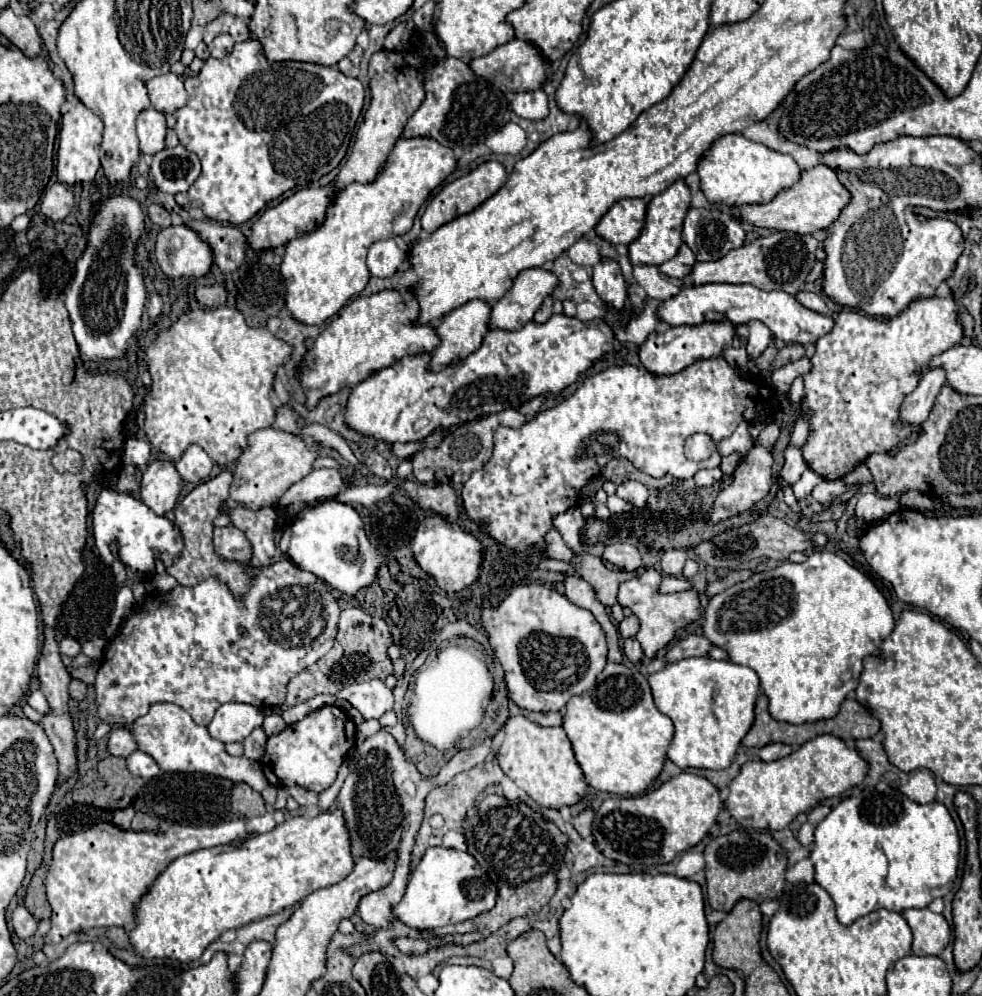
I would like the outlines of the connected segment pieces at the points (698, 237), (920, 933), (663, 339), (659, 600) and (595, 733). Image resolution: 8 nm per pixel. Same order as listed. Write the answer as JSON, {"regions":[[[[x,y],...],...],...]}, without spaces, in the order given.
{"regions":[[[[689,208],[683,222],[683,242],[695,252],[699,262],[713,262],[723,258],[733,248],[743,246],[745,230],[741,220],[735,218],[731,212],[709,210],[709,208]]],[[[929,908],[905,910],[903,918],[913,930],[913,954],[939,956],[949,944],[951,930],[943,914],[933,914]]],[[[727,320],[719,322],[703,322],[699,326],[675,326],[663,332],[651,332],[639,350],[641,364],[653,374],[677,374],[691,366],[699,358],[715,358],[721,356],[727,344],[733,342],[735,326]]],[[[653,568],[645,570],[641,576],[625,582],[619,586],[619,604],[623,607],[631,608],[633,614],[639,618],[639,632],[635,638],[639,640],[643,652],[647,658],[655,658],[667,644],[675,638],[675,632],[695,620],[699,620],[701,610],[699,610],[699,594],[695,590],[685,590],[685,592],[674,594],[661,594],[659,592],[661,584],[661,574]]],[[[607,662],[605,670],[599,674],[599,680],[593,688],[585,690],[583,694],[577,694],[567,702],[563,714],[563,730],[567,732],[573,744],[575,758],[585,772],[587,784],[599,792],[609,792],[615,796],[641,794],[657,780],[667,760],[667,748],[675,734],[671,718],[661,714],[653,704],[647,678],[639,670],[615,662]]]]}

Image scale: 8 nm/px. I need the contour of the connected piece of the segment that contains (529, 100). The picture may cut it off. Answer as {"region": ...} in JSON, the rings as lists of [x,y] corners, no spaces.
{"region":[[[539,88],[533,92],[521,92],[515,94],[511,108],[517,116],[521,118],[529,118],[529,120],[541,120],[549,114],[549,106],[547,106],[547,94]]]}

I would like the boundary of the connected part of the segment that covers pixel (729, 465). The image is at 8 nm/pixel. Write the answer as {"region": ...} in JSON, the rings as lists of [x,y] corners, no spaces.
{"region":[[[734,452],[733,454],[723,457],[721,464],[720,464],[720,469],[722,472],[726,475],[732,475],[734,471],[736,470],[739,462],[740,462],[741,456],[739,453]]]}

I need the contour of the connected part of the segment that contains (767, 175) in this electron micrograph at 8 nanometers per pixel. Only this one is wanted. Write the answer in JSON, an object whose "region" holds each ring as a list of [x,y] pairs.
{"region":[[[727,134],[719,138],[699,162],[697,174],[701,176],[701,190],[713,204],[729,208],[745,204],[767,204],[781,190],[791,188],[801,178],[801,168],[791,154],[775,152],[763,144],[747,140],[743,134]]]}

